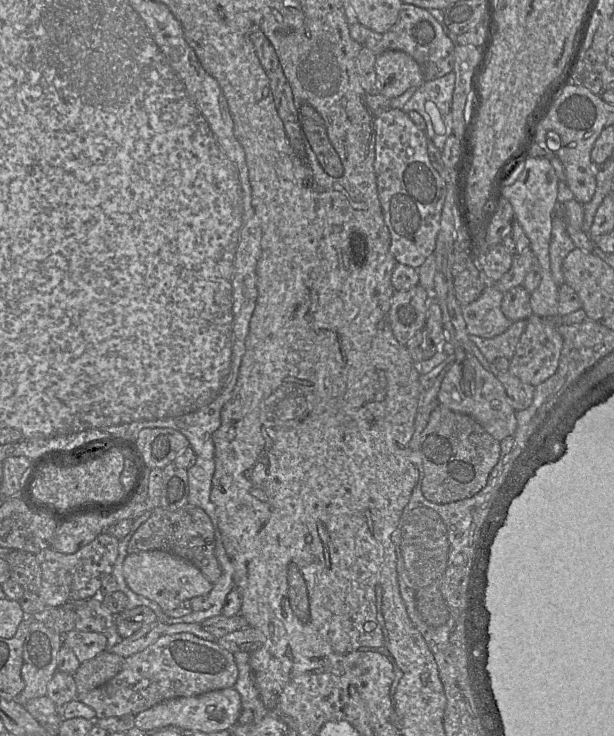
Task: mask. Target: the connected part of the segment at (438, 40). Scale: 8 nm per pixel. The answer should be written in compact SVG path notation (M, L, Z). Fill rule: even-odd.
M402 4L397 22L385 33L376 33L359 22L349 25L351 37L376 56L388 50L400 50L412 56L420 66L425 81L438 79L454 68L454 44L444 34L438 21L428 10Z

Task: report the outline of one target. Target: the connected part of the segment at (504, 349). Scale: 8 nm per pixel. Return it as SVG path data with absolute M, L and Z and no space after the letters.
M526 319L513 322L502 334L493 338L482 338L469 334L469 339L479 348L489 363L493 363L499 357L505 357L510 361L526 323Z

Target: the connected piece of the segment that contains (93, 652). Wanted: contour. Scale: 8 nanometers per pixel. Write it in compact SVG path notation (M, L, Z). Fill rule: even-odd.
M74 629L62 637L62 644L67 645L82 664L93 659L107 649L105 633L83 632Z

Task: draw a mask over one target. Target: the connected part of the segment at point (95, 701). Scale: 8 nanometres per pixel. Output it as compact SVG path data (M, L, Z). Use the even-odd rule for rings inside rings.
M190 633L162 635L146 649L125 658L120 672L107 683L78 695L77 699L91 707L97 719L136 716L166 700L232 688L237 678L234 654L216 642Z

